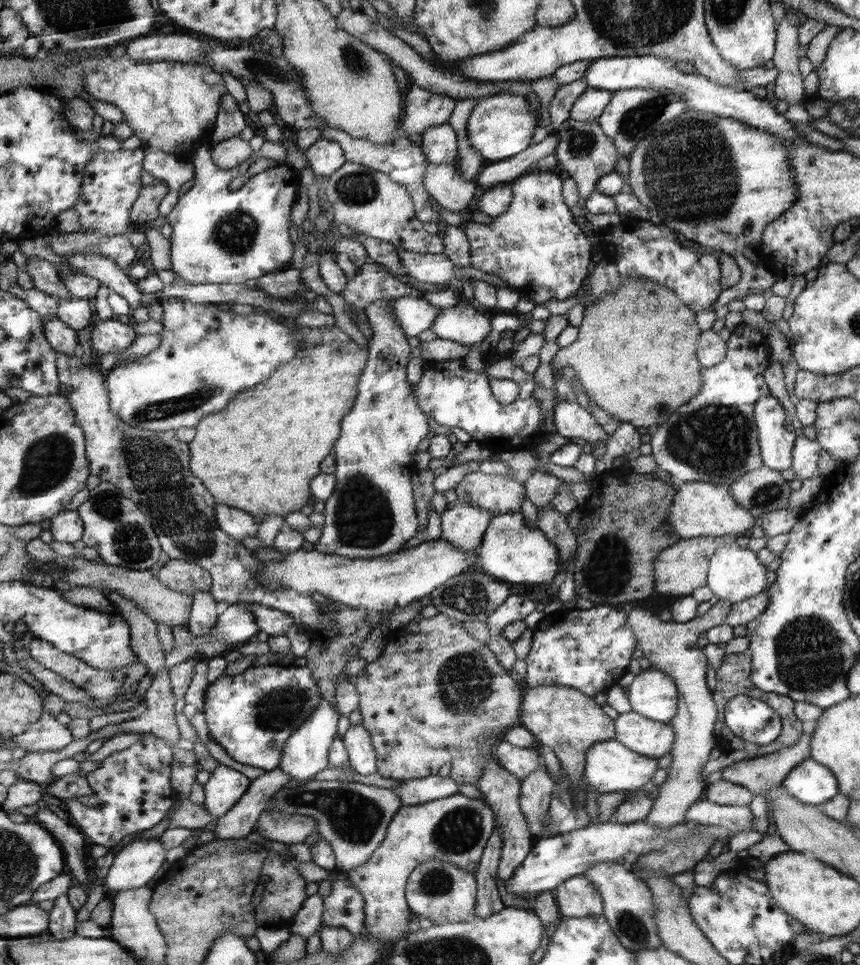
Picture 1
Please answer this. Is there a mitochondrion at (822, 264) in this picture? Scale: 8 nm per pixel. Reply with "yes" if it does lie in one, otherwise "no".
no

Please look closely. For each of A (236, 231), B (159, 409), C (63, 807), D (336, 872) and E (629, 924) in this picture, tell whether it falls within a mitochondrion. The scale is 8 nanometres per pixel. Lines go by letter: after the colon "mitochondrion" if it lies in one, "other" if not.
A: mitochondrion
B: mitochondrion
C: other
D: other
E: mitochondrion

